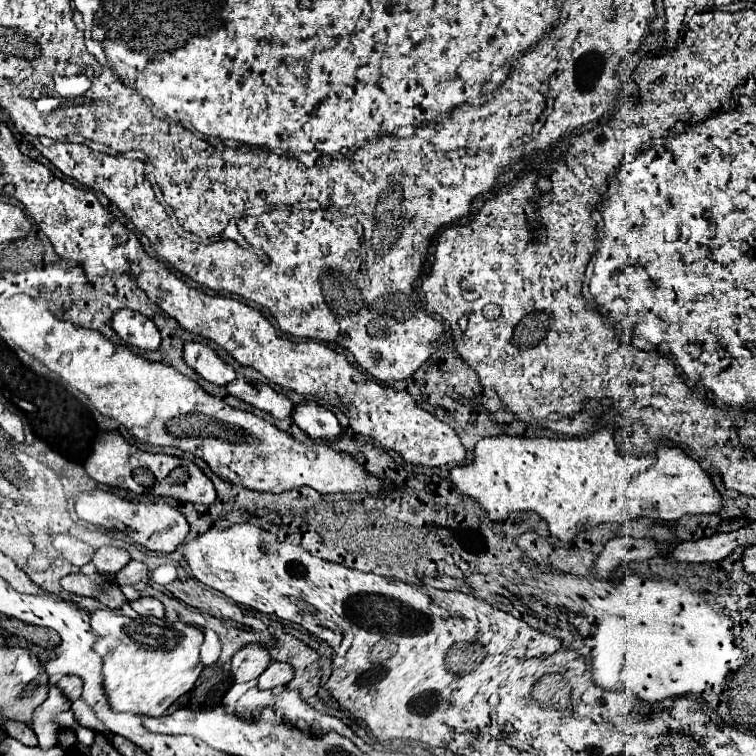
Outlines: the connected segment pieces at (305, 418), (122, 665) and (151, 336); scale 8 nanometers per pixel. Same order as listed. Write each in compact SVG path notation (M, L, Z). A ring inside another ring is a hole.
M317 403L297 405L293 411L293 421L303 429L311 439L329 439L339 441L343 437L343 429L337 417Z
M95 611L91 613L91 629L97 635L93 651L103 661L103 691L113 711L129 711L135 715L161 717L169 705L173 705L183 693L193 689L197 677L203 671L203 665L199 661L203 633L189 625L169 623L165 619L157 621L155 617L129 619L123 615L115 615L111 611Z
M121 309L113 315L113 329L123 343L143 351L155 351L161 345L159 329L151 319L129 309Z

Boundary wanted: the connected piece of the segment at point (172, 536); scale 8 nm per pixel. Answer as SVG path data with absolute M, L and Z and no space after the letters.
M101 489L79 495L75 503L75 513L79 519L91 525L105 527L107 531L123 531L135 543L143 545L149 551L159 551L159 553L173 553L189 535L189 523L175 507L167 503L153 503L153 505L131 503L127 499L115 497L111 491L101 491Z

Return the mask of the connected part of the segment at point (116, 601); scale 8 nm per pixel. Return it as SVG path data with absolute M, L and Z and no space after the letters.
M71 573L61 579L61 587L69 593L75 593L75 595L93 597L111 609L121 607L125 601L125 595L121 593L119 585L113 581L113 575Z

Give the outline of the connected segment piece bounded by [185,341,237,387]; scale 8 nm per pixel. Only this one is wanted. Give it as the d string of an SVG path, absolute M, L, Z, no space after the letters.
M189 341L189 345L185 345L185 361L197 375L219 387L227 387L237 377L233 367L229 367L211 347L203 343Z

